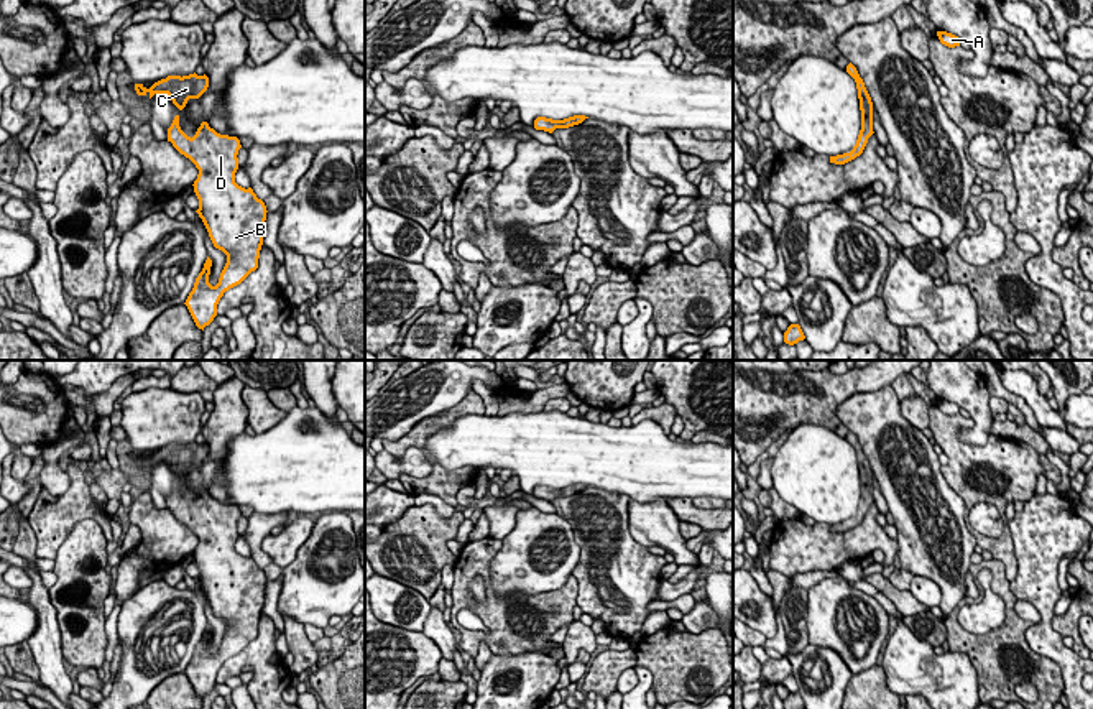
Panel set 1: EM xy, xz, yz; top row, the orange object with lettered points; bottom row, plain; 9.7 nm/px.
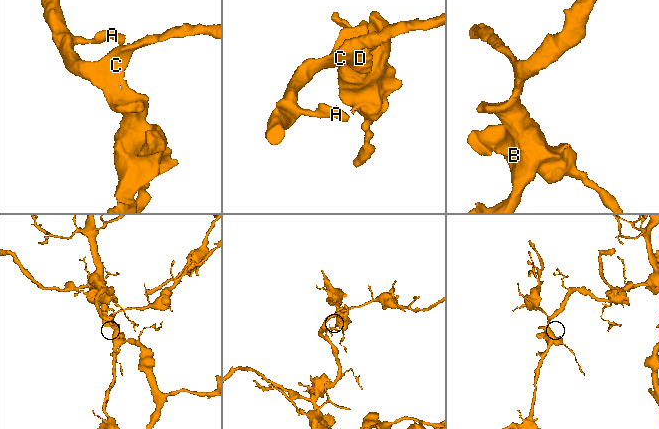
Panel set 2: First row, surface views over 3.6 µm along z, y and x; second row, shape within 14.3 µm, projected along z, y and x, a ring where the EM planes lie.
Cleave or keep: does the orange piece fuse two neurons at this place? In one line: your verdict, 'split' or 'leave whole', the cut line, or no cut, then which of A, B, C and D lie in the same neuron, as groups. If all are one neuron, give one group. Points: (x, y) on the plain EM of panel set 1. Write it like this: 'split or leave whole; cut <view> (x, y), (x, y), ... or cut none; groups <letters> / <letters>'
leave whole; cut none; groups A B C D

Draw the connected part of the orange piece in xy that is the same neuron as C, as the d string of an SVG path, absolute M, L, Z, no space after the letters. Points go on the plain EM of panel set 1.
M189 443L189 444L168 444L166 447L161 447L154 451L150 457L146 457L143 452L135 452L135 459L138 464L150 464L150 467L154 462L168 462L173 469L173 472L182 479L189 467L199 467L209 456L209 446Z

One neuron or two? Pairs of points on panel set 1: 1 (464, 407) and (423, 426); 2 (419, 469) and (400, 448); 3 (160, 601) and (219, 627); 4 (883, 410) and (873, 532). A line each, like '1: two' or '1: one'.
1: one
2: two
3: two
4: two

